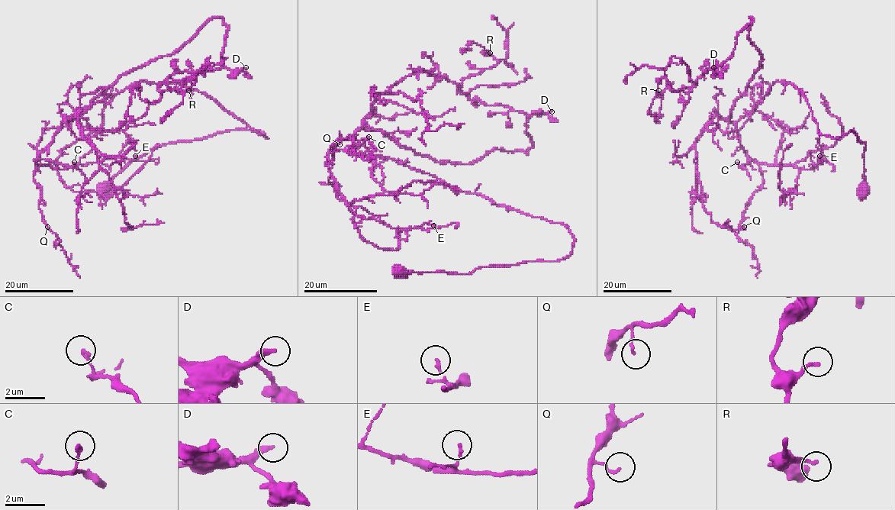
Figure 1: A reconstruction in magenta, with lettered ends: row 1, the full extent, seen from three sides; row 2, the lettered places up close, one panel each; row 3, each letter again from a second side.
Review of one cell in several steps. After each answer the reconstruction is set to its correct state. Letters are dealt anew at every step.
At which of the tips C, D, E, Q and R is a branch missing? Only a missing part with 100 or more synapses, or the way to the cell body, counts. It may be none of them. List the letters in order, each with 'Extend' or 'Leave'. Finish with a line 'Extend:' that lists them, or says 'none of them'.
C: Leave
D: Extend
E: Leave
Q: Leave
R: Leave
Extend: D

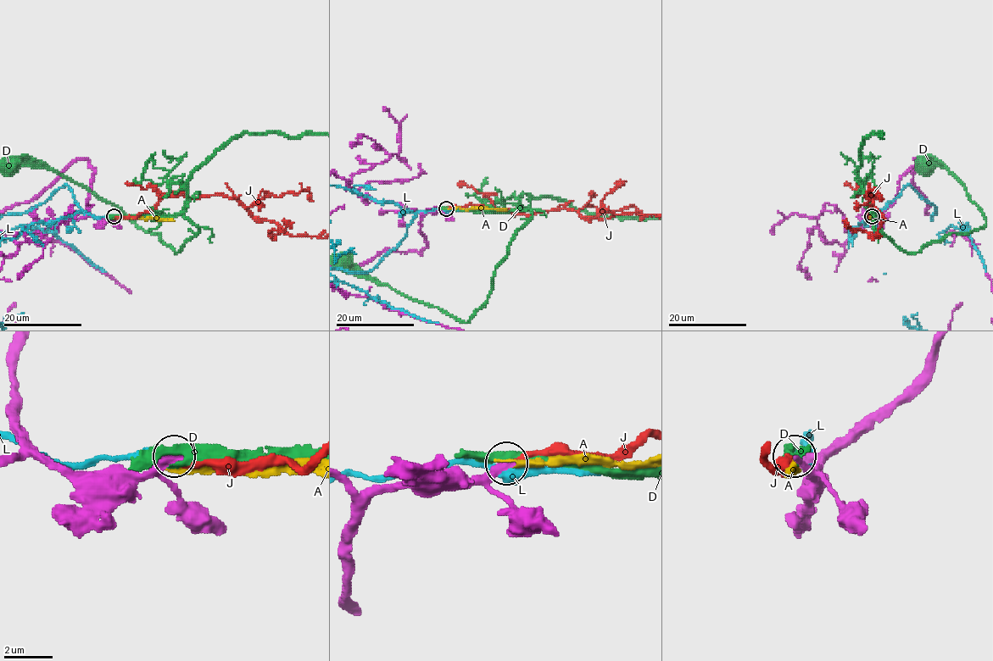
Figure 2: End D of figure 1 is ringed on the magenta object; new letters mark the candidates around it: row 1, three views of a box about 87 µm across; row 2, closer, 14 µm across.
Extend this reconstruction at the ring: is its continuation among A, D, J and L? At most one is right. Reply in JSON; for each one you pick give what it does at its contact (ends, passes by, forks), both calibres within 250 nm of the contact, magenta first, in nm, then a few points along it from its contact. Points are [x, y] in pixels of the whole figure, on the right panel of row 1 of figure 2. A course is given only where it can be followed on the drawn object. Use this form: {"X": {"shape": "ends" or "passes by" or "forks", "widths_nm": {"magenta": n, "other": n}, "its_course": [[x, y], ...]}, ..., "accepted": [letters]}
{"J": {"shape": "ends", "widths_nm": {"magenta": 320, "other": 240}, "its_course": [[873, 216], [867, 214], [874, 195], [882, 216], [879, 237], [867, 228], [860, 233]]}, "accepted": ["J"]}

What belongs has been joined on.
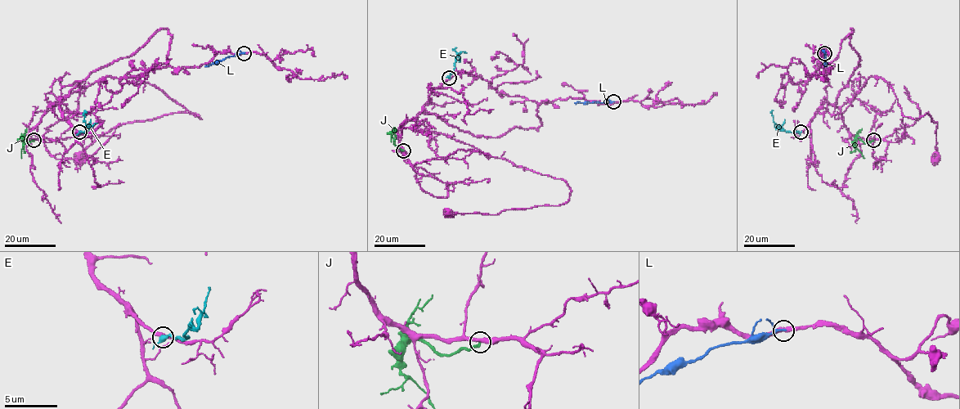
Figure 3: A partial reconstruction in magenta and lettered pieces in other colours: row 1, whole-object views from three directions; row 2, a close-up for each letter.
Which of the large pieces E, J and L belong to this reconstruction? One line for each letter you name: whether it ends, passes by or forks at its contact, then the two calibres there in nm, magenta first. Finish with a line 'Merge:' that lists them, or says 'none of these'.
E: it passes by; calibres 240 and 320 nm
Merge: E

